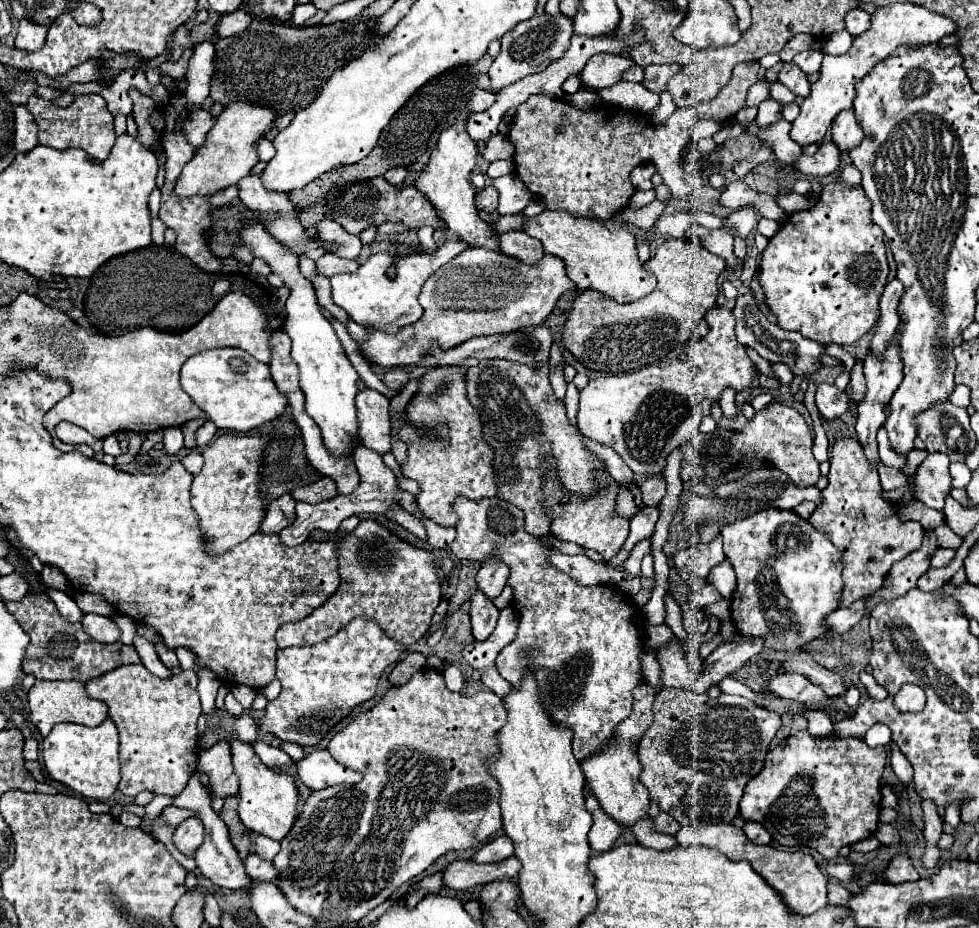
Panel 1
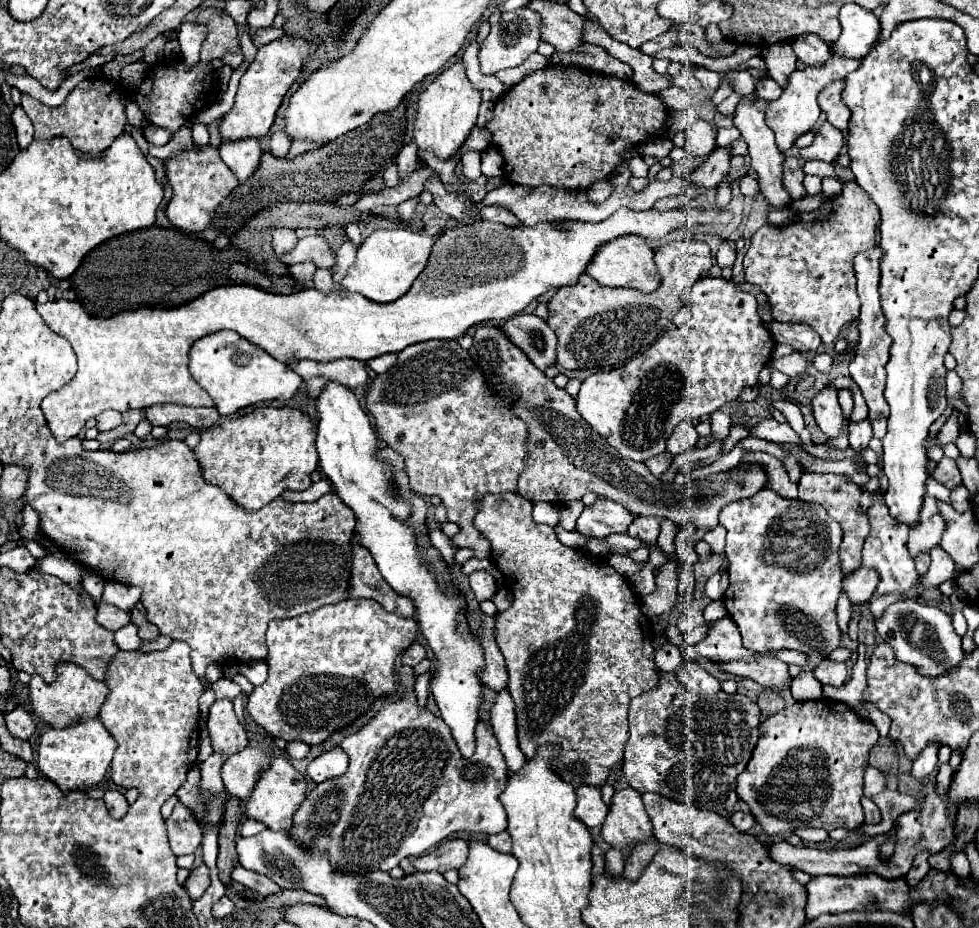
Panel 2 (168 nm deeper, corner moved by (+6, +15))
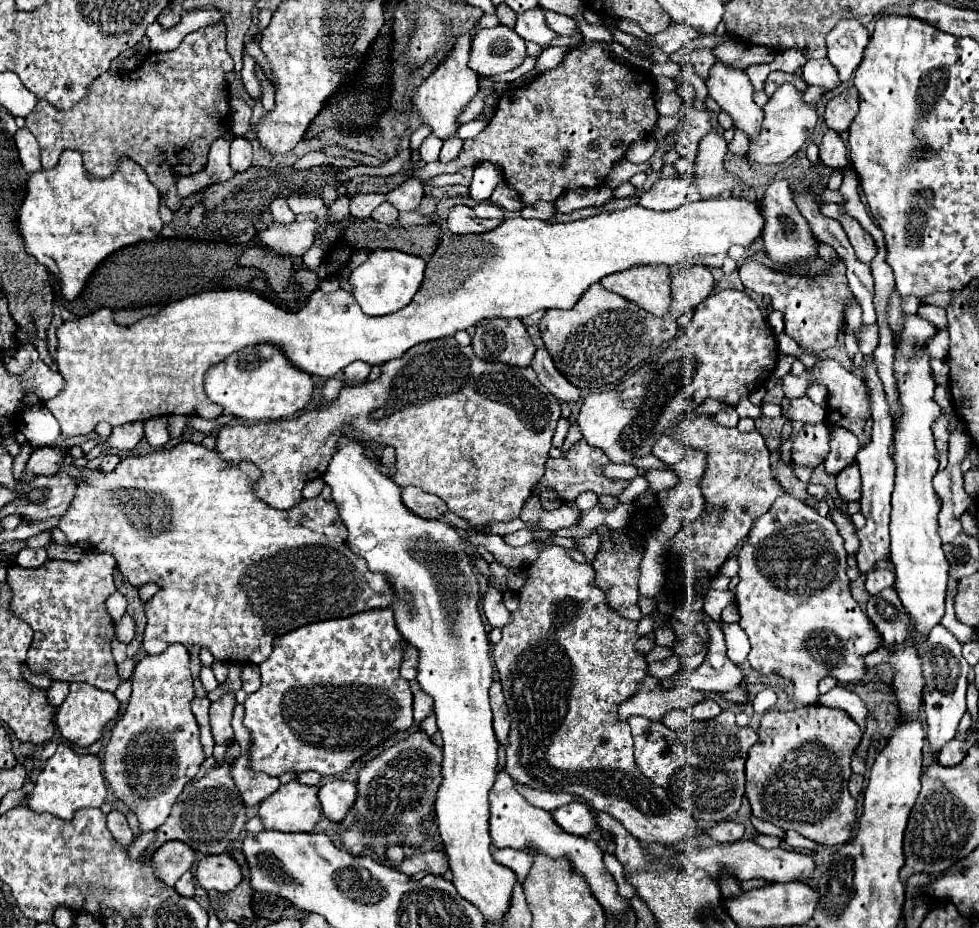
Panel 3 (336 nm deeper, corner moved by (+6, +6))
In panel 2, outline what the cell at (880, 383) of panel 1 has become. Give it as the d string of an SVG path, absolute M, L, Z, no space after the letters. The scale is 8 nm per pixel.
M869 420L849 424L849 448L855 452L853 460L859 464L861 472L865 472L865 460L861 458L861 452L867 448L871 438L873 438L873 432L871 432Z

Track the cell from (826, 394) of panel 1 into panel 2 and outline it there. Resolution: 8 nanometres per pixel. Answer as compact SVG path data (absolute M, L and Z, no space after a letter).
M823 388L813 400L813 416L817 426L827 434L827 440L835 440L843 432L845 414L837 402L835 388Z

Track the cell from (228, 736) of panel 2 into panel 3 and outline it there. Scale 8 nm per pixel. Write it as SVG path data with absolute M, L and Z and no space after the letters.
M227 693L219 701L211 703L211 731L217 745L229 745L233 741L233 727L231 727L231 713L235 709L235 695Z

